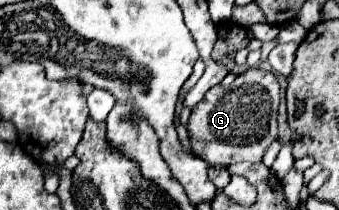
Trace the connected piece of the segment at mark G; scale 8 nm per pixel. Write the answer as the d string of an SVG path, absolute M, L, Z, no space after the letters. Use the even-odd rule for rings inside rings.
M249 68L239 74L231 86L213 86L203 102L195 106L189 118L189 138L195 156L201 156L213 166L235 162L261 162L267 148L279 140L277 130L279 80L275 74Z

